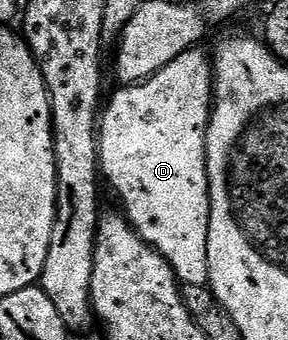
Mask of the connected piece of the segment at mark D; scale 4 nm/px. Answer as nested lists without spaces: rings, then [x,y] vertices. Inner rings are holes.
[[[194,49],[175,57],[171,65],[163,65],[159,73],[155,73],[144,83],[134,83],[129,86],[121,85],[116,88],[113,100],[106,102],[103,114],[99,119],[99,167],[109,178],[111,186],[117,190],[119,198],[125,202],[124,214],[139,234],[144,243],[155,248],[167,262],[173,266],[173,272],[185,287],[203,287],[208,284],[209,270],[207,269],[207,237],[209,236],[209,174],[207,173],[207,129],[209,117],[213,113],[213,64],[210,56],[204,55],[201,49]]]

